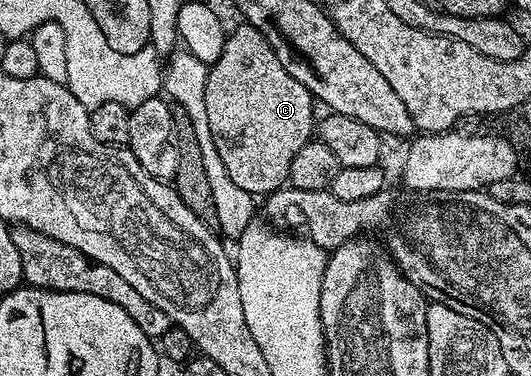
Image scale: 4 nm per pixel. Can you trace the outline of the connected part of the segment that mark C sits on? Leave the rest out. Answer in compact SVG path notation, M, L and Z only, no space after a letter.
M240 22L235 32L223 40L221 57L207 69L205 81L205 113L209 117L209 130L213 132L213 145L221 153L221 161L233 177L233 185L241 185L250 195L266 197L280 190L289 180L289 165L301 153L306 143L312 142L317 127L316 100L310 89L301 85L277 57L275 48L255 27Z

